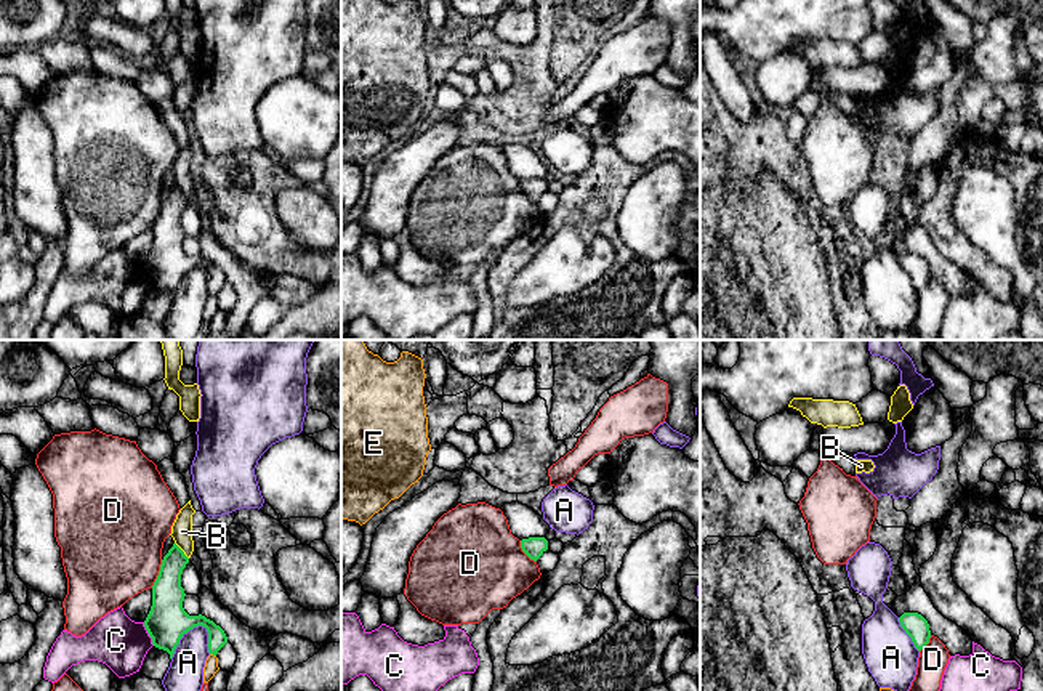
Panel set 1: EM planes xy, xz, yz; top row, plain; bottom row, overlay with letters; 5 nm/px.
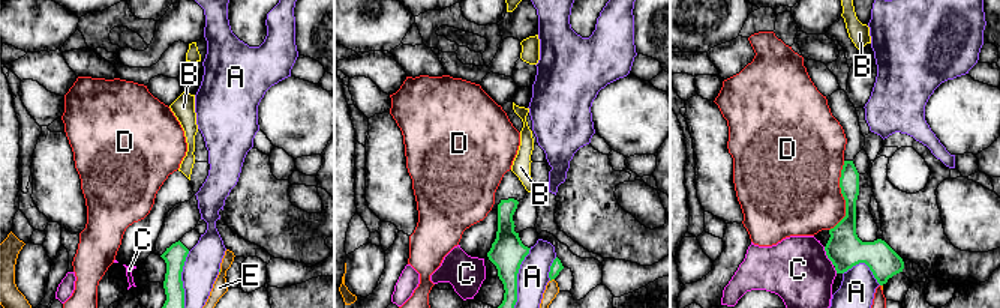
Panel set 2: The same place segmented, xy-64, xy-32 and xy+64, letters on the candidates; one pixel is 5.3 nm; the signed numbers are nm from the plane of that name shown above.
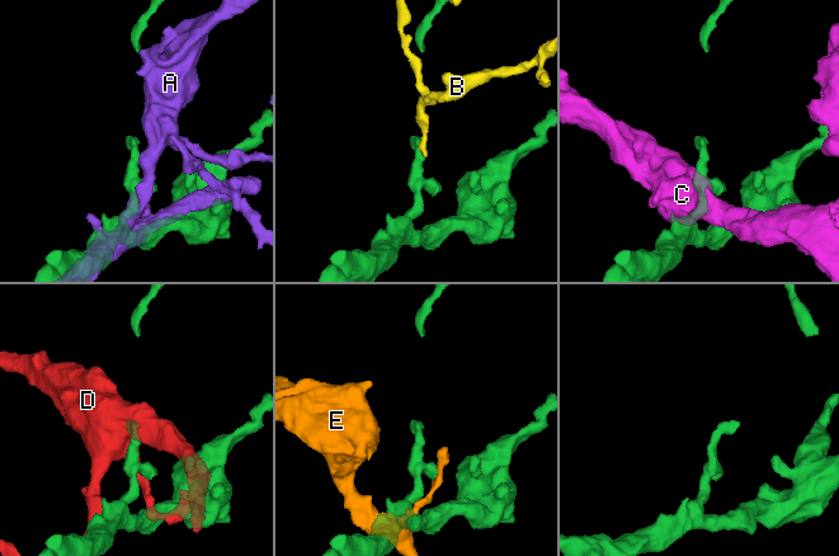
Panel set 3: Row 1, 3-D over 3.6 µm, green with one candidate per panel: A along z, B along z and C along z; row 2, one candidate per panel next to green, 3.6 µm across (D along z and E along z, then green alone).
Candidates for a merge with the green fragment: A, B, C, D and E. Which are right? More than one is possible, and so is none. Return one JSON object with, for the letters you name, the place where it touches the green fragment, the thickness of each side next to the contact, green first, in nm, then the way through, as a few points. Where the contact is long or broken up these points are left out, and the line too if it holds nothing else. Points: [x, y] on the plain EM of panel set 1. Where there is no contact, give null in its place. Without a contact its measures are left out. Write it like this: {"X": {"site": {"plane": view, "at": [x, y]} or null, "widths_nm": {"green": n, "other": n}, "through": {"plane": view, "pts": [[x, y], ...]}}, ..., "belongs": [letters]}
{"belongs": []}

